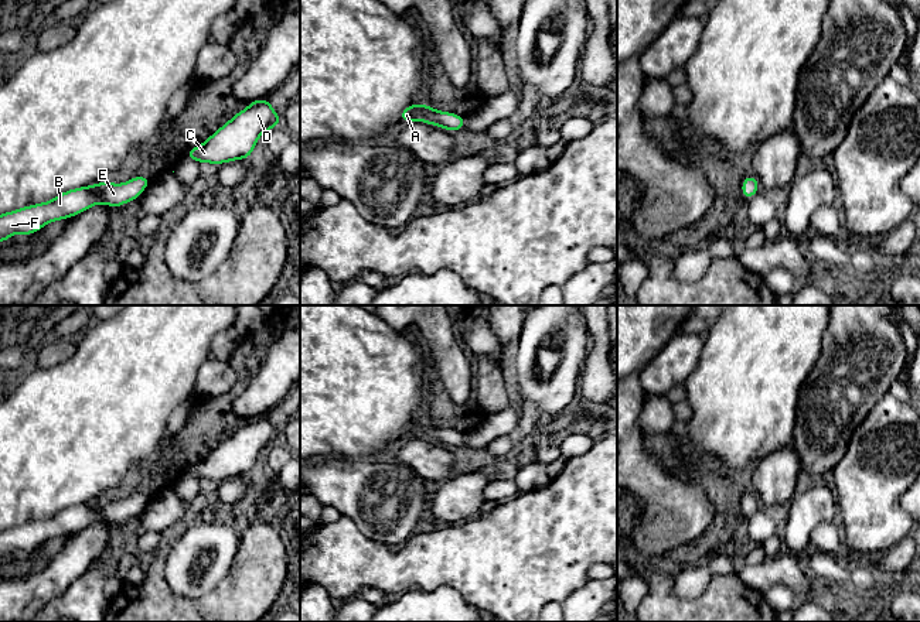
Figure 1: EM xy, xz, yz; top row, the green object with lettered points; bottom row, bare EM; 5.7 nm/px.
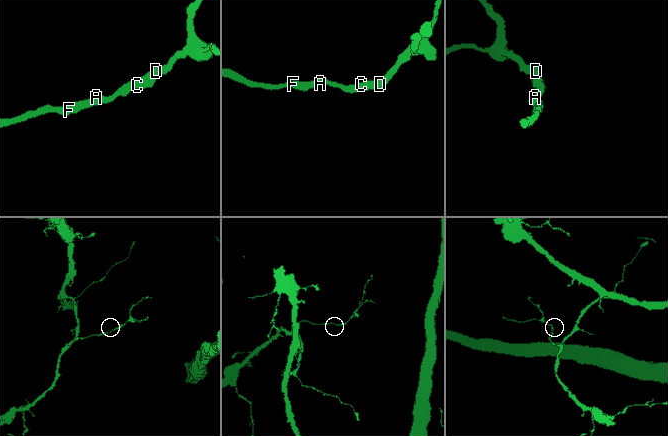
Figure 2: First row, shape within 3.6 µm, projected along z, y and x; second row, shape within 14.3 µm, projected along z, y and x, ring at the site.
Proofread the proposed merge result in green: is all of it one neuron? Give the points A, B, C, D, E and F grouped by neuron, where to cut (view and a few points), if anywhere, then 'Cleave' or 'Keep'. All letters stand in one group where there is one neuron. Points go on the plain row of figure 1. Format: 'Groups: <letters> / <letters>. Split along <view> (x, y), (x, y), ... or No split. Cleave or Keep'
Groups: A B C D E F. No split. Keep

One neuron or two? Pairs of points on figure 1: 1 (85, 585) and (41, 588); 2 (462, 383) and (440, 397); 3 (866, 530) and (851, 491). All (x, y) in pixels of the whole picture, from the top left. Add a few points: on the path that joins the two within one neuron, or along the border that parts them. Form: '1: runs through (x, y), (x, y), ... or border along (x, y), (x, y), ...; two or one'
1: border along (92, 564), (61, 594), (43, 607); two
2: border along (435, 386), (456, 403), (464, 403), (472, 396); two
3: runs through (866, 520), (866, 506), (861, 501); one

